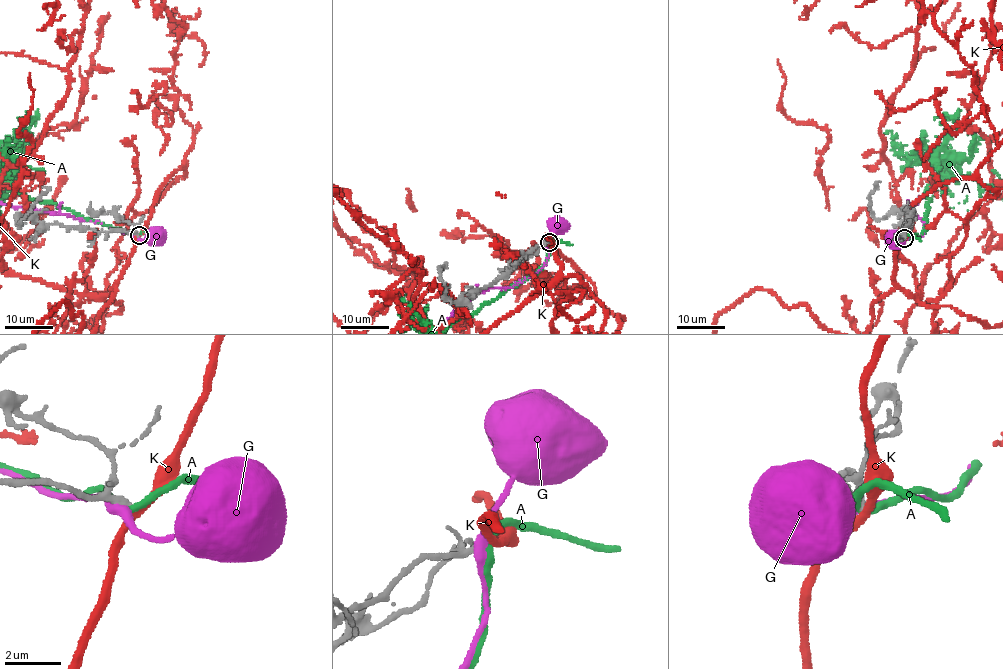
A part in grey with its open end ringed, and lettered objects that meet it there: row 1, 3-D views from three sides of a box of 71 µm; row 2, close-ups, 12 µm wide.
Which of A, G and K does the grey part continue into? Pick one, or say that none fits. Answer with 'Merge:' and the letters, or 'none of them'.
Merge: none of them

